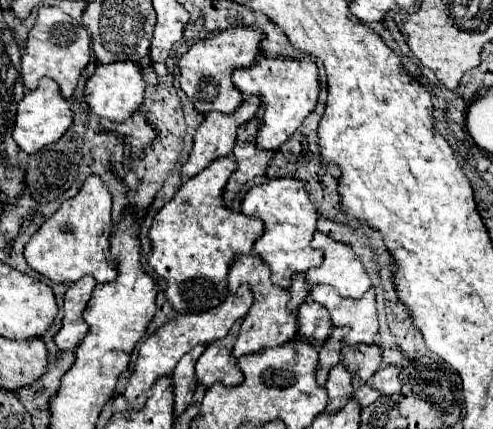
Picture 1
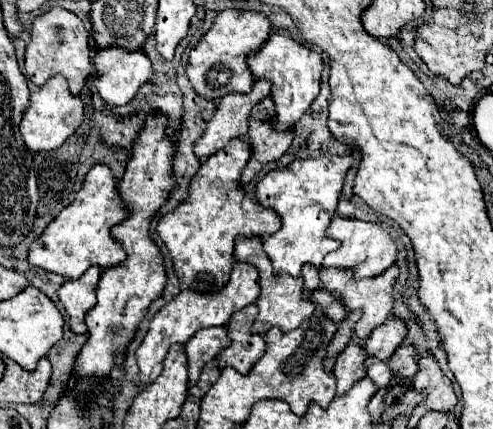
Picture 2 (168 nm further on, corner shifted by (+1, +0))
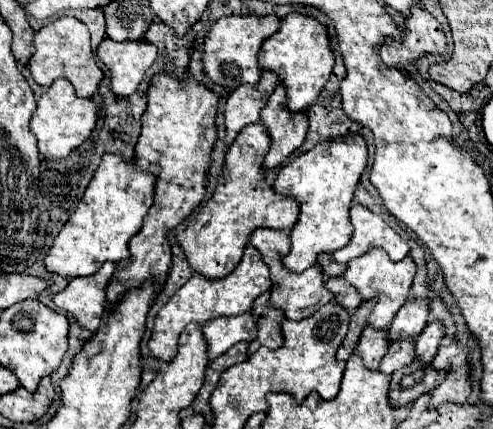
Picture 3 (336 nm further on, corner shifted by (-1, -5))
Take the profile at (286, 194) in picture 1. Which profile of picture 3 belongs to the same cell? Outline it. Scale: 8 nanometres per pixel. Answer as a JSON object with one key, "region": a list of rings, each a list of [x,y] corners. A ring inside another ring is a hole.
{"region":[[[347,135],[315,145],[311,151],[299,155],[279,171],[273,191],[299,203],[299,219],[291,229],[291,249],[289,253],[281,255],[281,263],[289,271],[301,273],[315,265],[319,253],[335,253],[349,243],[349,237],[353,233],[353,227],[349,223],[349,207],[353,203],[353,191],[365,167],[365,139],[361,135]]]}

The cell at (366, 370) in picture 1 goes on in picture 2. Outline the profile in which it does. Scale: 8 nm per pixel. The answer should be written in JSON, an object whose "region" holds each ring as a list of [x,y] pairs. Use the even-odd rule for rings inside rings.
{"region":[[[393,316],[387,322],[383,322],[381,326],[377,326],[373,330],[373,334],[369,336],[369,340],[363,342],[363,346],[367,346],[369,354],[389,360],[405,336],[407,336],[407,324],[401,318]]]}

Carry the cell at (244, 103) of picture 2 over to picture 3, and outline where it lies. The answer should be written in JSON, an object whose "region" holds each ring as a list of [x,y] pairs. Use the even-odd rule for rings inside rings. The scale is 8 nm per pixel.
{"region":[[[263,71],[257,87],[241,85],[227,97],[227,103],[225,103],[225,127],[227,127],[225,145],[231,145],[243,127],[247,127],[251,123],[259,123],[259,111],[265,107],[269,95],[275,91],[277,81],[279,79],[273,71]]]}

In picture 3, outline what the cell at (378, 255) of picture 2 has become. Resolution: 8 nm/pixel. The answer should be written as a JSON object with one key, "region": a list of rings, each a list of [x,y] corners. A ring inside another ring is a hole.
{"region":[[[363,205],[351,207],[351,223],[353,223],[351,241],[343,249],[333,253],[333,261],[349,263],[349,259],[365,255],[365,251],[371,251],[375,247],[385,249],[393,261],[401,261],[407,257],[409,253],[407,241],[401,239],[379,215],[371,213]]]}

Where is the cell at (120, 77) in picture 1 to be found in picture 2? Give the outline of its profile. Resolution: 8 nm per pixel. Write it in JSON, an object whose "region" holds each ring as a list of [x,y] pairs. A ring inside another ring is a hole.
{"region":[[[109,46],[99,50],[93,62],[97,68],[95,88],[111,106],[129,104],[141,84],[145,84],[153,74],[151,62],[143,50]]]}

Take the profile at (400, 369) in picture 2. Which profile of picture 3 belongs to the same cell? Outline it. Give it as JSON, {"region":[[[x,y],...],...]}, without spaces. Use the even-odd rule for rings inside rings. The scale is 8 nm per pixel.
{"region":[[[429,323],[423,333],[417,337],[415,343],[415,359],[419,363],[425,363],[425,355],[435,355],[439,349],[443,337],[443,325],[441,323]]]}

